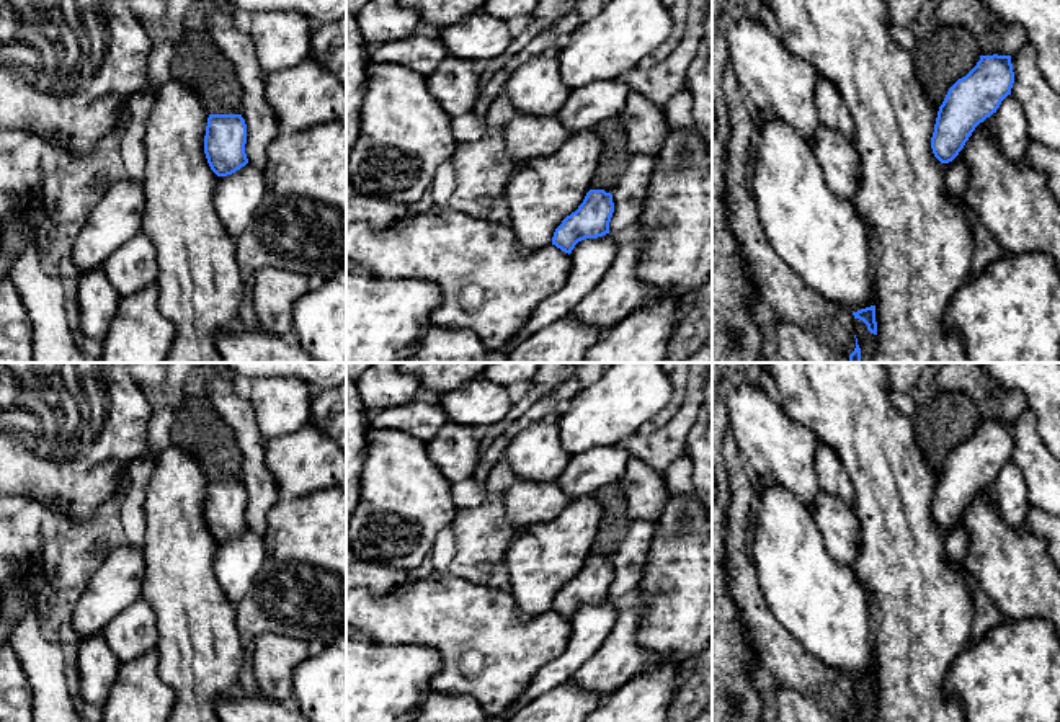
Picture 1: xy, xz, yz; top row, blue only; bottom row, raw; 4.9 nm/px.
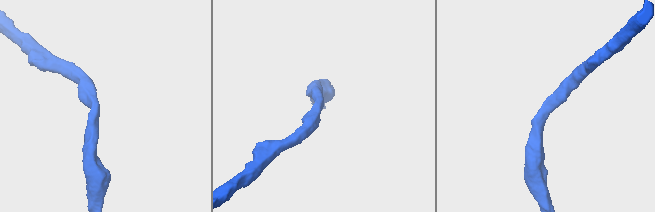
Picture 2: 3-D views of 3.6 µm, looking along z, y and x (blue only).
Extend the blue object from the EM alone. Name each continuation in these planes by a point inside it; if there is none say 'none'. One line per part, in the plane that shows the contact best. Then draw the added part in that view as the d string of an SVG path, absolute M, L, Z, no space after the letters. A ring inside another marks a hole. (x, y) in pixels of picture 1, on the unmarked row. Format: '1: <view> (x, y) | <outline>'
1: xy (200, 654) | M170 444L154 457L154 474L144 501L142 598L157 617L158 675L176 696L167 722L220 722L216 702L220 697L242 694L243 647L235 604L227 598L214 573L219 542L211 536L204 519L207 484L203 467L185 449Z

